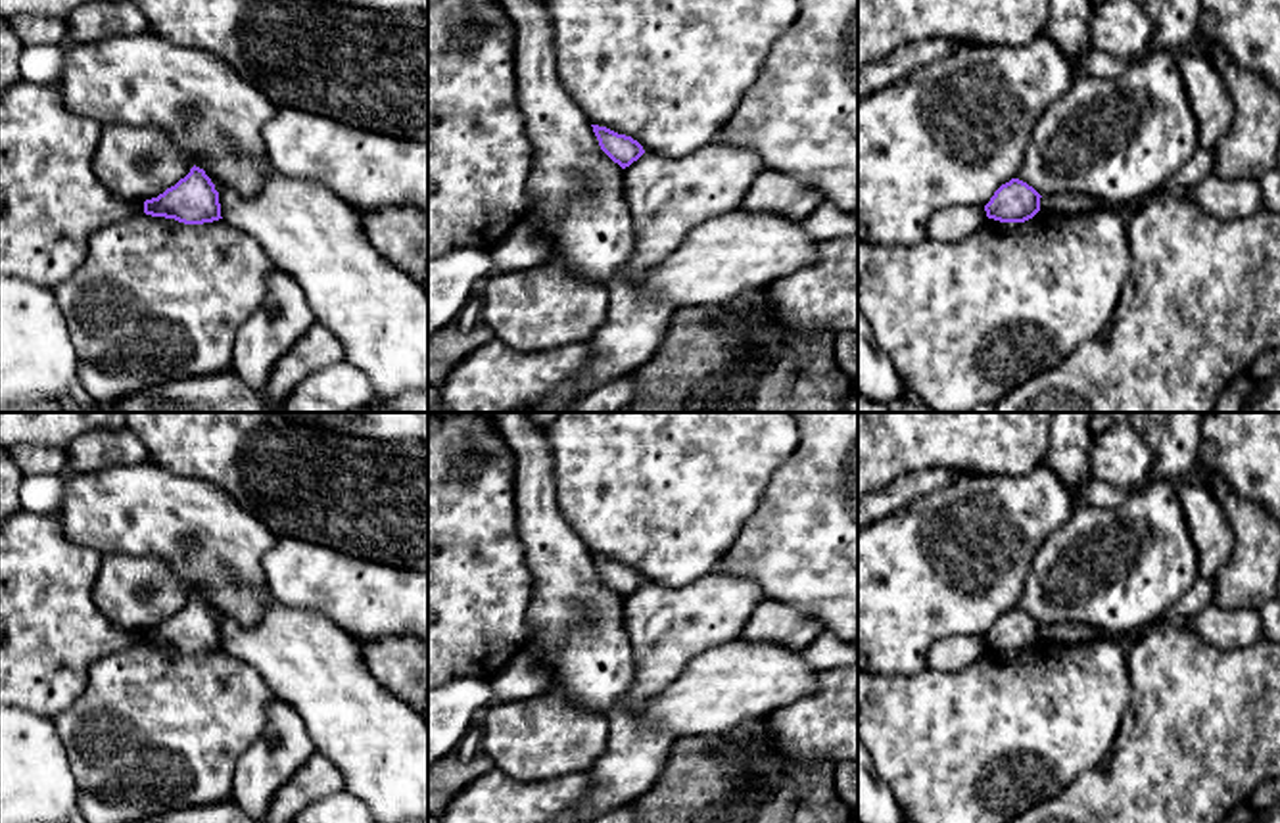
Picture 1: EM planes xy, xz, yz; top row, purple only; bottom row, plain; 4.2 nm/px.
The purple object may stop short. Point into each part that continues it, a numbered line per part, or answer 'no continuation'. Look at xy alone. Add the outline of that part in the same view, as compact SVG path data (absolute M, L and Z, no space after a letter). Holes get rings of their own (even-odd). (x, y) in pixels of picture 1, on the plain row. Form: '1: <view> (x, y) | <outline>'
1: xy (50, 632) | M19 510L0 524L0 706L23 708L52 719L83 694L90 666L98 658L144 643L142 631L115 625L94 604L92 589L100 562L100 553L67 539L58 514Z

